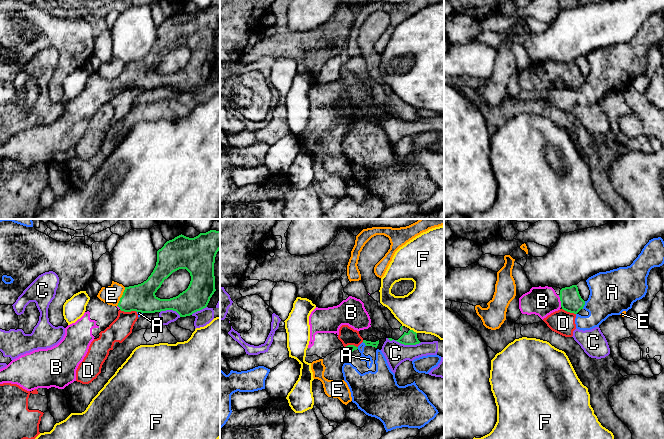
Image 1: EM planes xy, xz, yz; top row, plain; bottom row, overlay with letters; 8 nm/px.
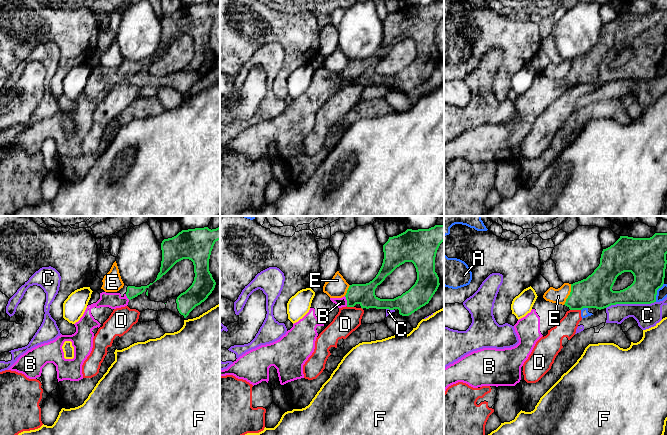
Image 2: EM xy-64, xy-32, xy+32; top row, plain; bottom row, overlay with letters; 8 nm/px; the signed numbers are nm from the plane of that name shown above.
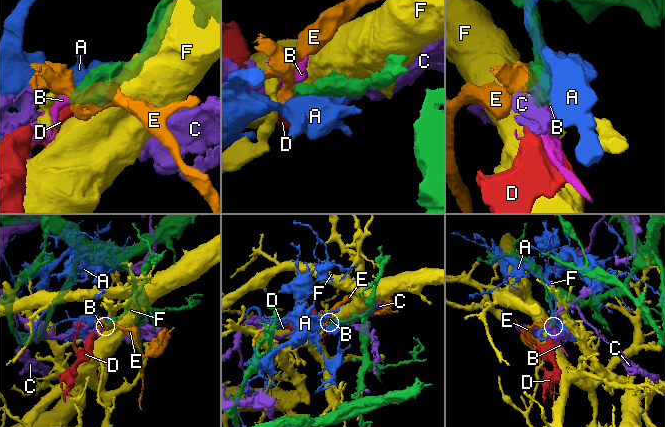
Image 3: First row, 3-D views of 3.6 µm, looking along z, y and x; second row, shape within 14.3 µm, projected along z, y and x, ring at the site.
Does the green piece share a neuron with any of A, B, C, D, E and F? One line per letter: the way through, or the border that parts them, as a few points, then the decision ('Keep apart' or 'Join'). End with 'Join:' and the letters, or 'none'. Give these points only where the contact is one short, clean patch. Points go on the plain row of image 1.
A: Keep apart
B: Path across: yz (571, 77), (561, 77), (542, 77). Join
C: Boundary: xz (387, 114), (404, 120), (418, 120), (421, 118). Keep apart
D: Boundary: xy (120, 85), (136, 88). Keep apart
E: Boundary: xy (125, 63), (116, 81). Keep apart
F: Keep apart
Join: B

